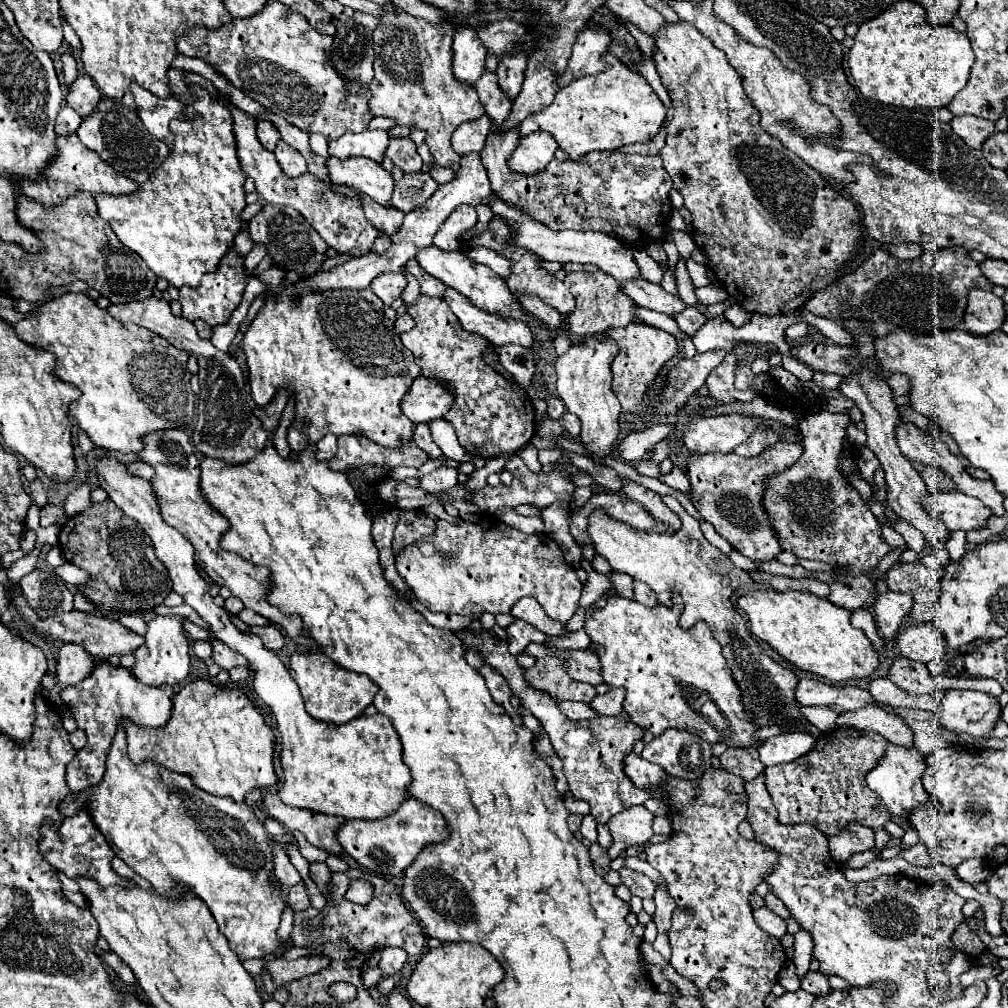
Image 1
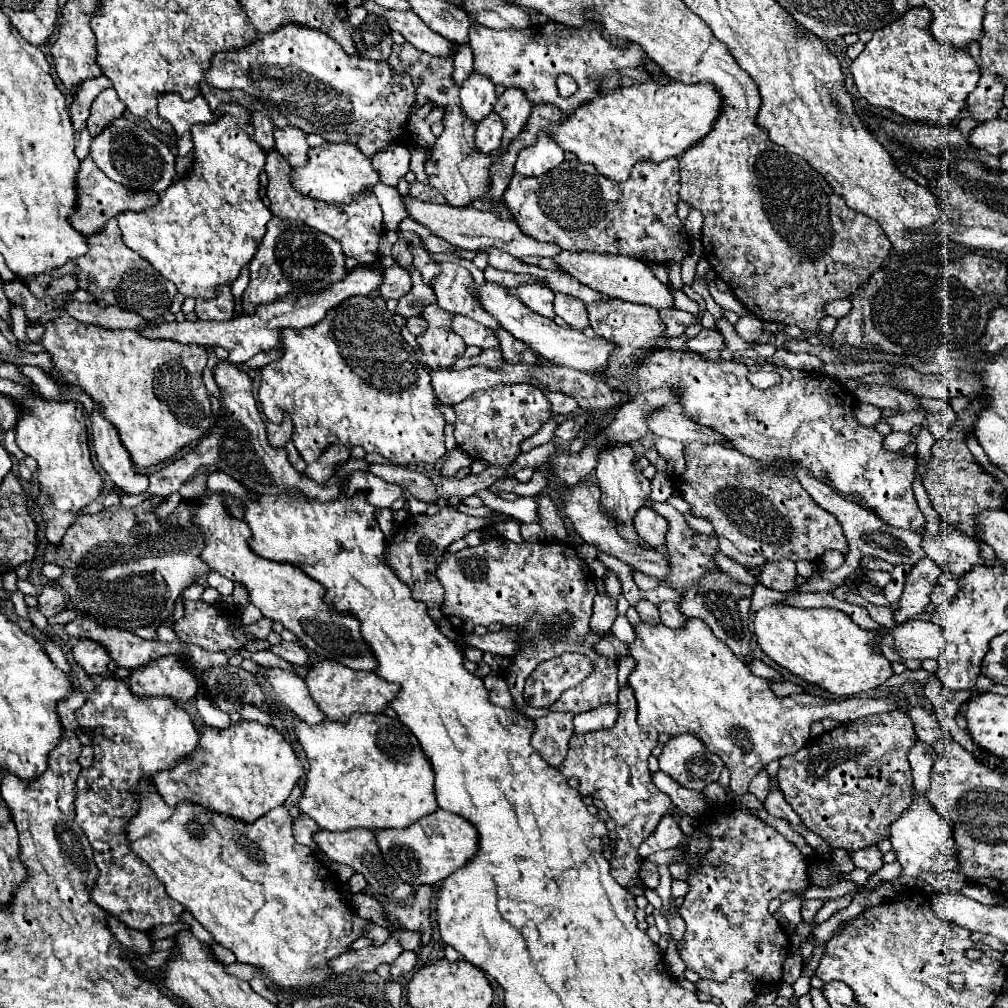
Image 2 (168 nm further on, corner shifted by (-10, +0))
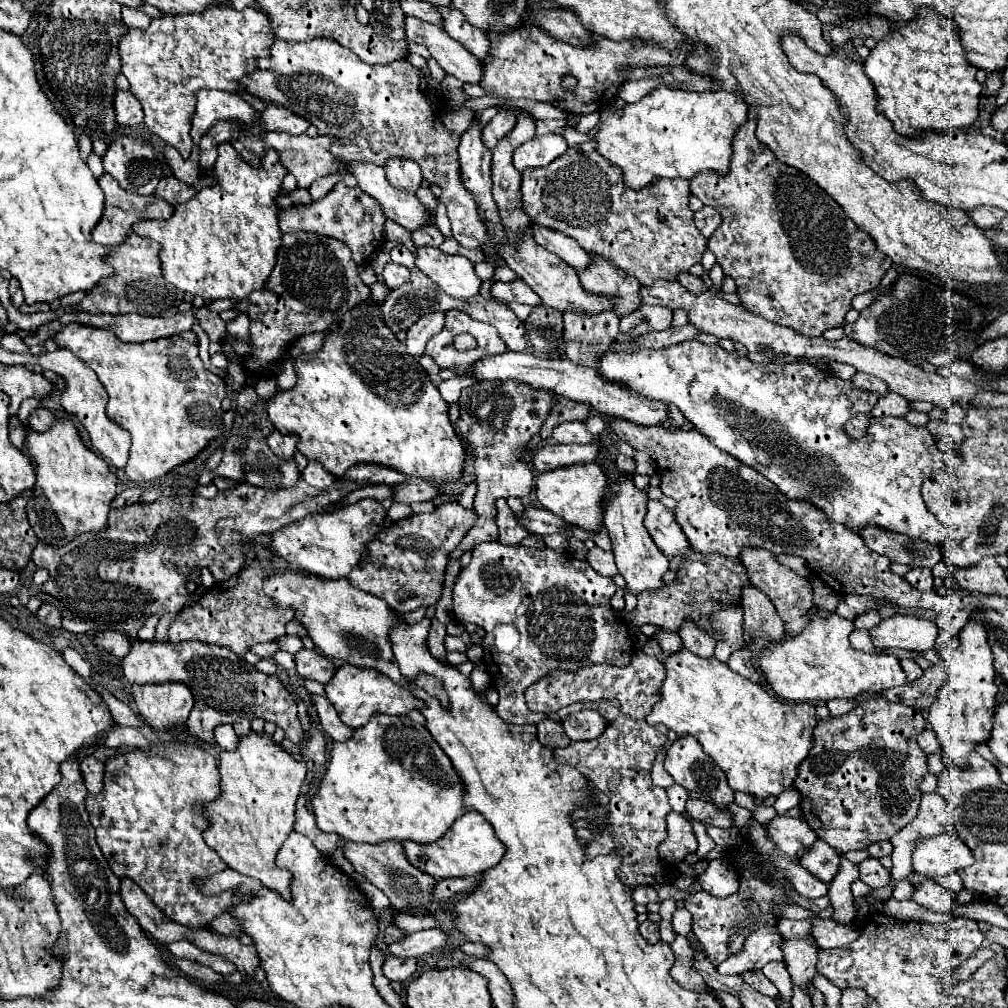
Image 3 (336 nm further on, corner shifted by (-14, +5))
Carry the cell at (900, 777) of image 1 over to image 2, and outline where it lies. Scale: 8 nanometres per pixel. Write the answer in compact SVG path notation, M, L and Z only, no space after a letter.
M915 792L915 800L907 812L895 824L891 824L891 844L897 854L897 862L901 864L903 872L899 878L891 880L891 886L897 890L913 888L921 872L945 872L945 870L959 870L959 862L955 858L955 840L953 832L947 822L927 804L925 794Z

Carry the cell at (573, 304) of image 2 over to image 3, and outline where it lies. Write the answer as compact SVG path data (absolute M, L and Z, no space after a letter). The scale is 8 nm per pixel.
M583 311L563 313L563 337L569 341L567 357L585 367L595 367L595 359L605 351L619 333L619 317L613 311L583 315Z

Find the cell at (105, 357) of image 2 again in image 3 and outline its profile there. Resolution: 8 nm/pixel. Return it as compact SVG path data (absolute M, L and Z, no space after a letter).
M69 323L53 335L59 349L69 349L87 363L109 393L107 415L131 433L133 447L125 473L141 483L193 459L211 439L223 435L221 401L225 383L199 359L199 349L179 335L147 343L123 343L105 329Z

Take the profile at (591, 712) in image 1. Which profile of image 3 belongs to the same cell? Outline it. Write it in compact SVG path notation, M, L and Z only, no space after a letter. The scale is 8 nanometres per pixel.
M543 719L539 725L537 725L537 739L543 747L549 747L549 749L557 749L557 747L567 747L571 739L567 739L563 727L559 721L553 721L553 719Z

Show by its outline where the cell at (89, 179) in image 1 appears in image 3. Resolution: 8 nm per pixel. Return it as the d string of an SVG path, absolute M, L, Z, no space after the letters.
M103 173L99 177L99 181L101 181L103 193L105 193L105 209L103 209L103 219L99 219L99 223L95 225L95 231L91 231L91 239L99 245L105 245L105 247L119 245L125 239L127 229L131 229L137 221L169 219L173 213L173 207L165 199L159 199L157 195L131 195L129 191L123 191L119 187L119 183L115 179L111 179L111 175L107 175L107 173Z

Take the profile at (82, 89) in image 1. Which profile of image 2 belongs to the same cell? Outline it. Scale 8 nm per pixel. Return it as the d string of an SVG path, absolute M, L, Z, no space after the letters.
M113 88L103 90L91 104L91 116L87 122L89 134L95 138L99 132L103 132L107 126L111 126L117 118L125 116L125 112L127 112L127 106L121 102L117 92Z

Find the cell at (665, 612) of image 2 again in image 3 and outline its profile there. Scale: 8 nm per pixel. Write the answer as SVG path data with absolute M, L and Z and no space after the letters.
M683 623L683 627L679 627L679 635L683 639L685 649L689 649L705 659L713 655L713 639L705 631L699 631L699 627L695 627L695 623Z

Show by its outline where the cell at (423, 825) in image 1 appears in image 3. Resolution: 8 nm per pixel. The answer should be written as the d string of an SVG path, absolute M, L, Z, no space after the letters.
M467 811L461 815L443 839L437 839L435 843L401 843L405 849L405 855L413 867L417 867L423 873L429 873L435 879L441 877L475 877L481 875L483 871L495 867L499 859L505 853L505 845L495 837L491 823L477 811Z

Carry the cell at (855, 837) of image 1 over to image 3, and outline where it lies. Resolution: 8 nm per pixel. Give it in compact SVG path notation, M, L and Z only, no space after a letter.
M867 857L865 861L861 861L859 871L861 871L859 879L873 889L875 887L885 887L889 883L889 871L875 857Z

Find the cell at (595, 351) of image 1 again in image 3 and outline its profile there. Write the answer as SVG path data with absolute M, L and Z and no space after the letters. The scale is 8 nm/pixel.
M619 471L615 481L607 481L605 509L603 509L605 529L607 529L611 543L613 543L617 569L627 581L627 591L631 591L635 595L641 591L653 591L653 589L661 587L663 573L669 569L667 557L655 547L651 535L647 533L647 529L643 525L647 499L649 499L647 489L637 489L633 479L621 471Z

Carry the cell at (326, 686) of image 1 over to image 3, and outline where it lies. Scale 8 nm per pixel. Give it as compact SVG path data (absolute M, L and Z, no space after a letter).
M349 663L337 667L335 675L331 677L331 683L325 683L325 695L337 709L341 721L351 729L365 725L371 719L371 715L377 711L387 713L387 715L405 715L411 709L423 707L421 699L413 697L407 687L393 683L387 675L383 675L375 669L361 669L361 667L349 665Z

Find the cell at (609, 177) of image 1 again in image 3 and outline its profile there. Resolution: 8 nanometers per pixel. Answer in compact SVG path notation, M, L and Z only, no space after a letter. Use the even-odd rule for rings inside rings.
M585 145L571 147L551 165L523 171L521 201L523 211L527 211L533 223L573 237L587 253L593 253L621 267L627 275L639 279L641 285L651 285L657 279L677 279L681 271L687 271L695 263L699 263L703 251L707 249L705 237L693 223L687 179L657 179L655 183L651 183L651 187L635 191L633 187L627 187L623 183L621 173L611 163L607 163L607 159L603 159L603 155L599 155L593 145L589 145L589 149ZM551 199L555 199L555 205L549 205Z

